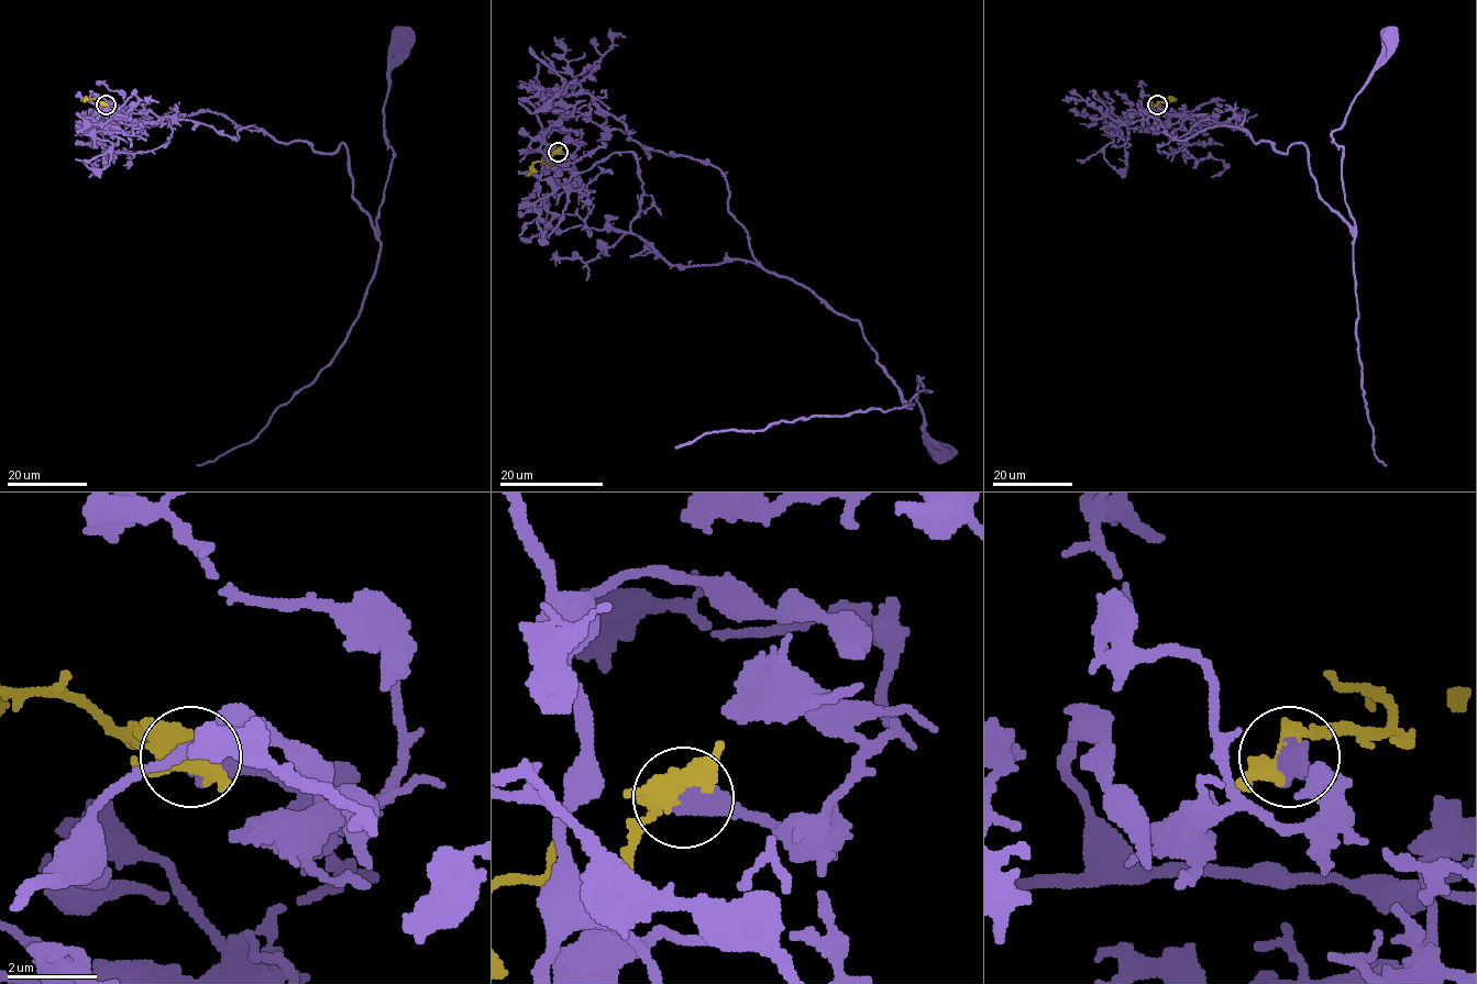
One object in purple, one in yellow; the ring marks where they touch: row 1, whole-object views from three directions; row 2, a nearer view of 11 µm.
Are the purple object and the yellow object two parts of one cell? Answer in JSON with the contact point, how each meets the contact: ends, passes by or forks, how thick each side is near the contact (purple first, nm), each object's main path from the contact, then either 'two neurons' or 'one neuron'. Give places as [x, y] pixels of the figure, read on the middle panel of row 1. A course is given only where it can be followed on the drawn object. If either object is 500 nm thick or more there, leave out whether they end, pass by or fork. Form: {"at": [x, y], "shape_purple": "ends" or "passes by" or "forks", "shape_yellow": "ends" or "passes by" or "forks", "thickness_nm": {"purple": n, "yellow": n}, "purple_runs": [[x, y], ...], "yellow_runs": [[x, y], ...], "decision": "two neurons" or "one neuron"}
{"at": [558, 152], "thickness_nm": {"purple": 550, "yellow": 440}, "purple_runs": [[557, 152], [577, 135], [550, 125], [595, 229], [855, 319], [941, 452]], "yellow_runs": [[557, 152], [548, 163], [535, 162], [526, 176]], "decision": "one neuron"}

